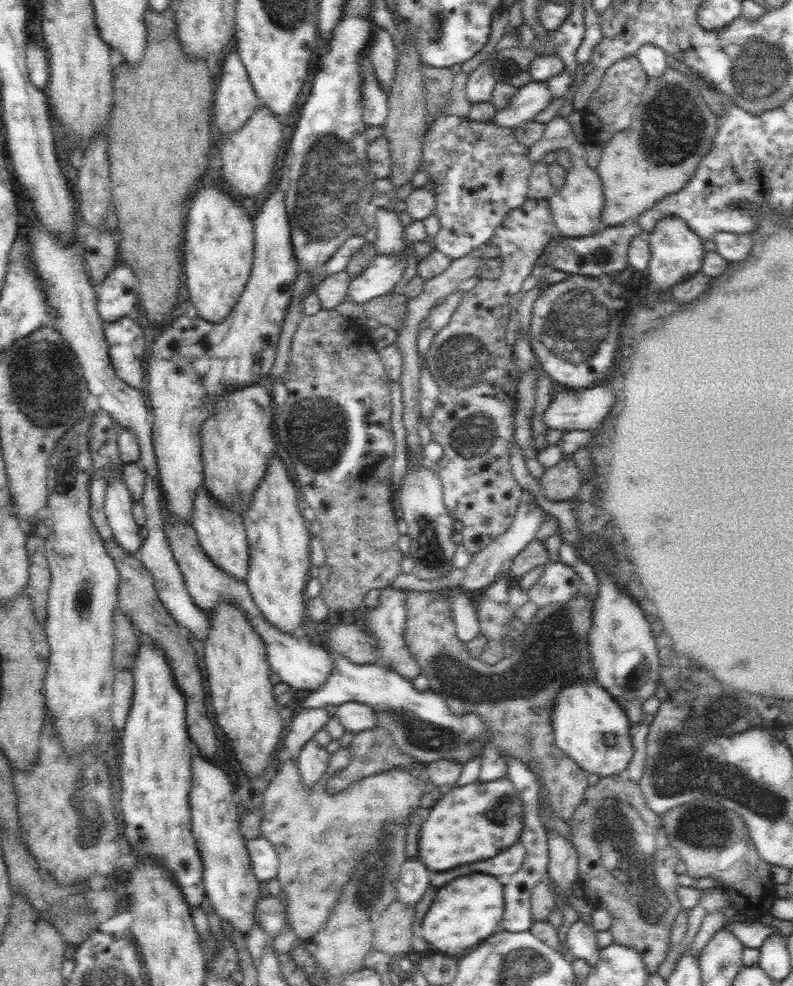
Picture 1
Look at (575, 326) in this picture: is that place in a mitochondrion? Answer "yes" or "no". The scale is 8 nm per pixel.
yes

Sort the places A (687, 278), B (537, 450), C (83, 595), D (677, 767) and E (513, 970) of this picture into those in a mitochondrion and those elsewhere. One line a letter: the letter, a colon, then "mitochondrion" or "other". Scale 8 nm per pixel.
A: other
B: other
C: mitochondrion
D: mitochondrion
E: mitochondrion

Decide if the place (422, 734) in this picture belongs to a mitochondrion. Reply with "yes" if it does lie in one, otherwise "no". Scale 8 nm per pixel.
yes

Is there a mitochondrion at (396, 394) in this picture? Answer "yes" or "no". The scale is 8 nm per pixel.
no

